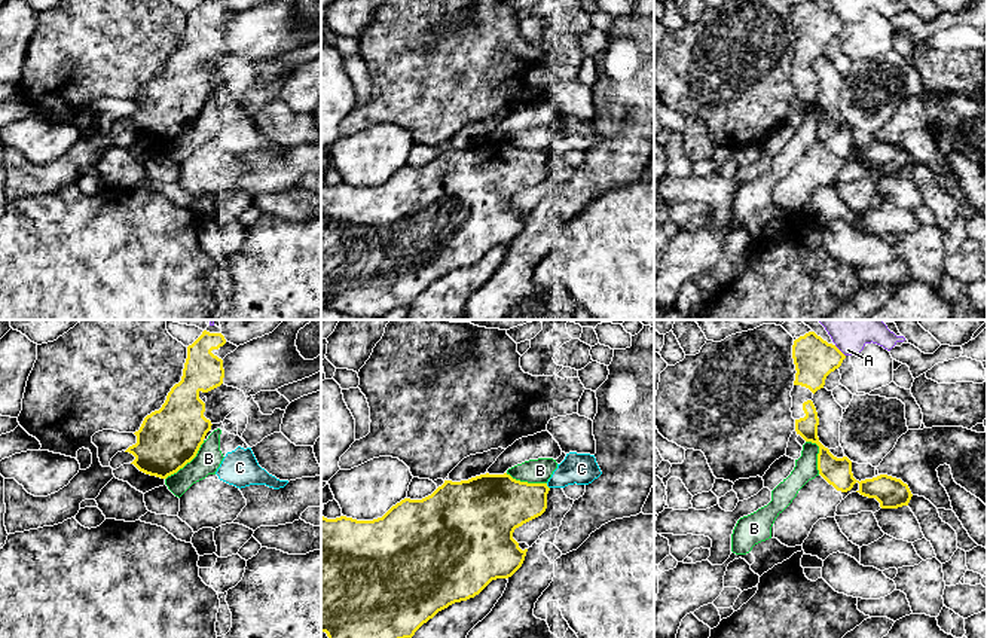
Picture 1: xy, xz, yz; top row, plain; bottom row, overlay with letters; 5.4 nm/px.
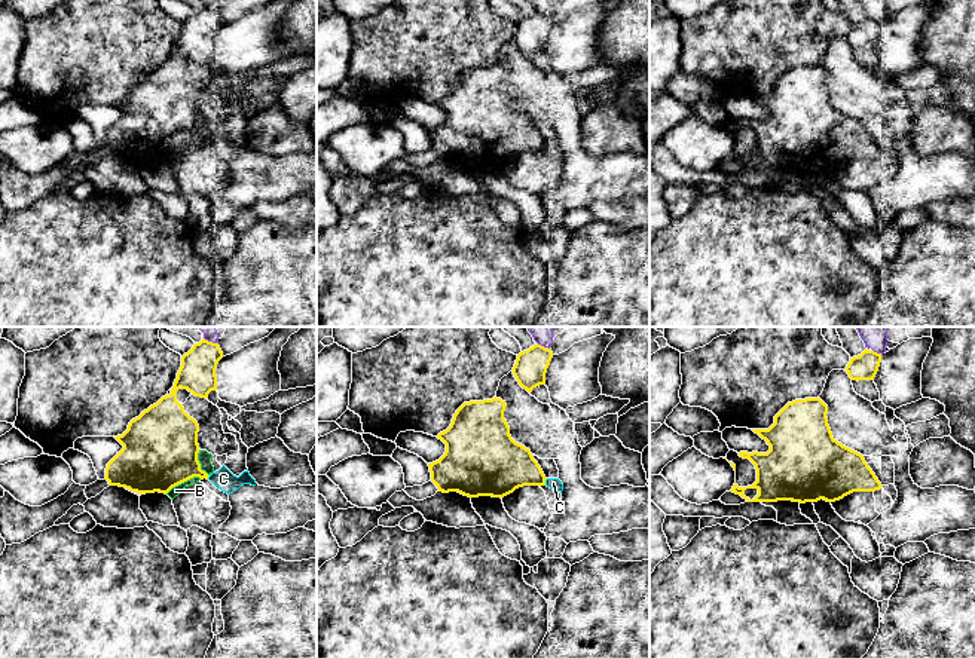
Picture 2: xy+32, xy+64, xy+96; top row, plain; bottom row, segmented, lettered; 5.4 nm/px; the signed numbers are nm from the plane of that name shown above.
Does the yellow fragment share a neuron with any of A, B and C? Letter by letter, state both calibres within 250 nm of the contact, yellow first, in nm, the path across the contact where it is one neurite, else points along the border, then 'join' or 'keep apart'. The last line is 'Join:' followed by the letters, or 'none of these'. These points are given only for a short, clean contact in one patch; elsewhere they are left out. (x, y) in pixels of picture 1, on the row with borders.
A: calibres 220 and 300 nm; keep apart
B: calibres 320 and 140 nm; keep apart
C: calibres 280 and 170 nm; keep apart
Join: none of these

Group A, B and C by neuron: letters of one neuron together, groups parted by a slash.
A / B C

